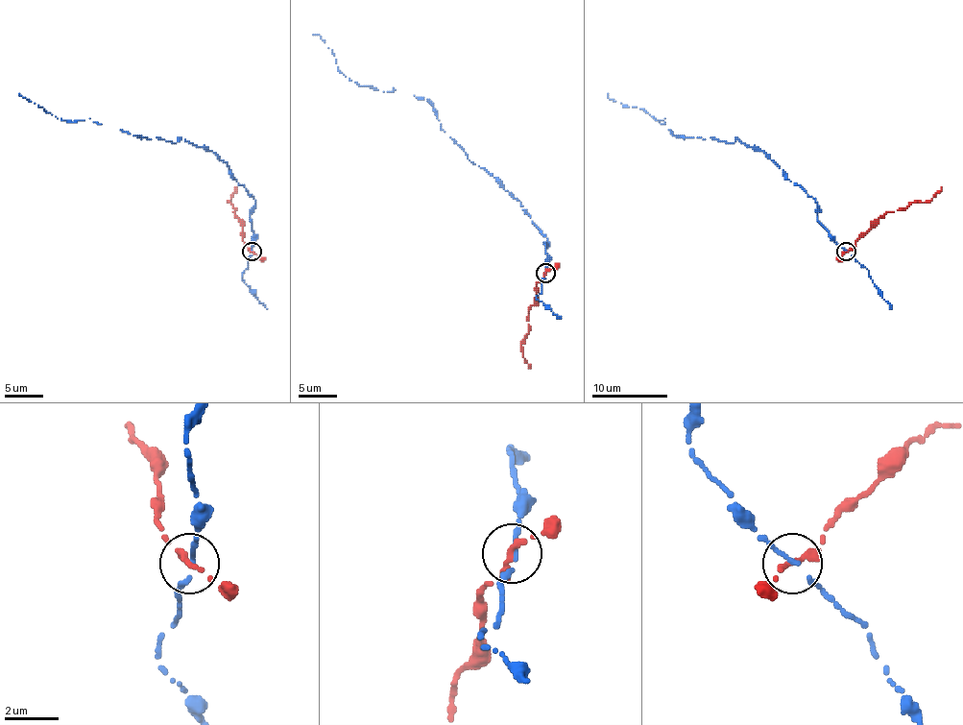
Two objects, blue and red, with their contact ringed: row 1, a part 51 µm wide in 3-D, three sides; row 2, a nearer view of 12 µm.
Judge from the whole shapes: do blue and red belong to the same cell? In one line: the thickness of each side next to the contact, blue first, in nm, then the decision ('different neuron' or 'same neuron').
calibres 110 and 300 nm; different neuron

